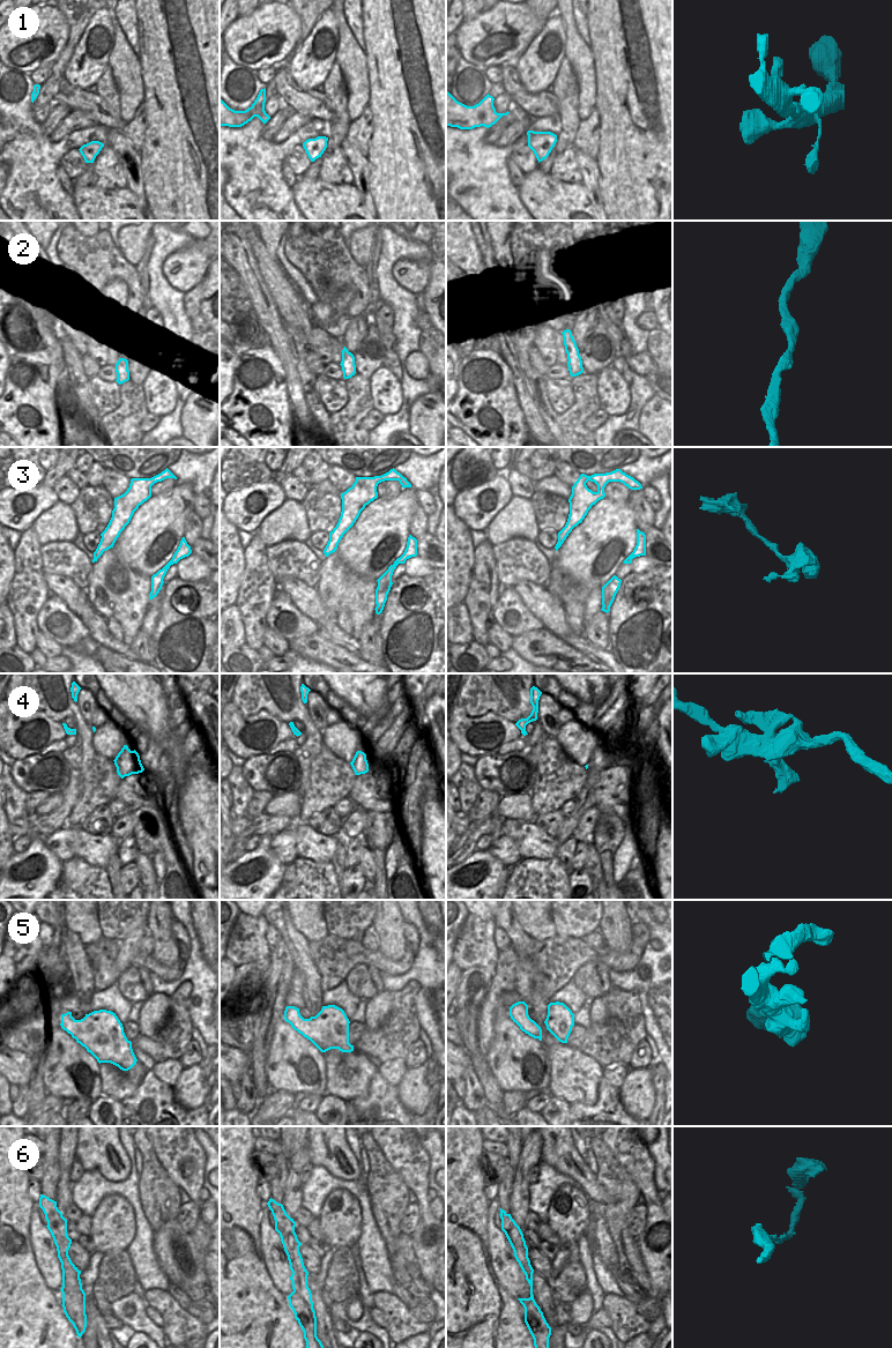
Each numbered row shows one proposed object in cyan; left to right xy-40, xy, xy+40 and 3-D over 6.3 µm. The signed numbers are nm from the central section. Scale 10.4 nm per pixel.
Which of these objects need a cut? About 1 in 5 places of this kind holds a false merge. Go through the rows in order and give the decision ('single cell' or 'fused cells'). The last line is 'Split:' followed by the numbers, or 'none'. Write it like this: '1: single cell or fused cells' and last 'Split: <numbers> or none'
1: single cell
2: single cell
3: fused cells
4: single cell
5: single cell
6: single cell
Split: 3

